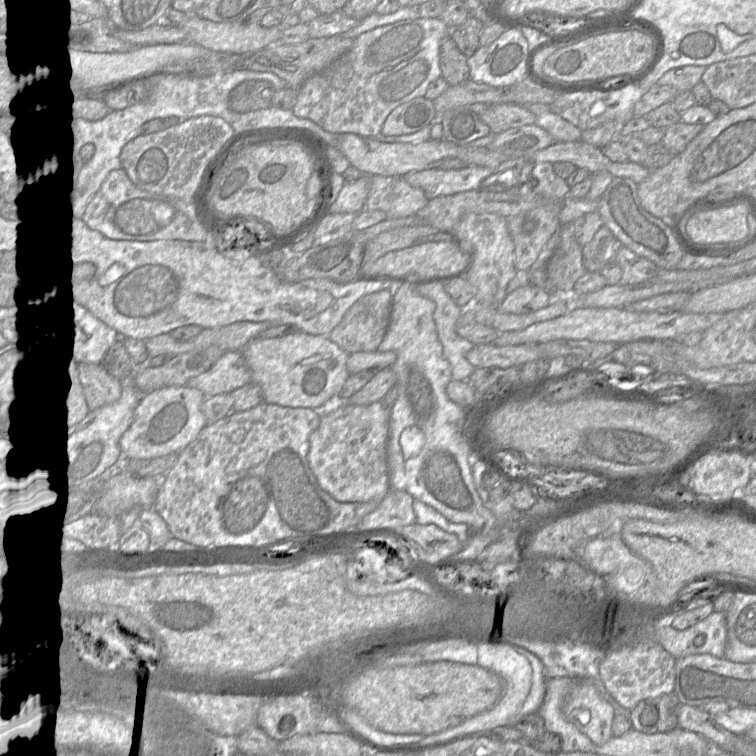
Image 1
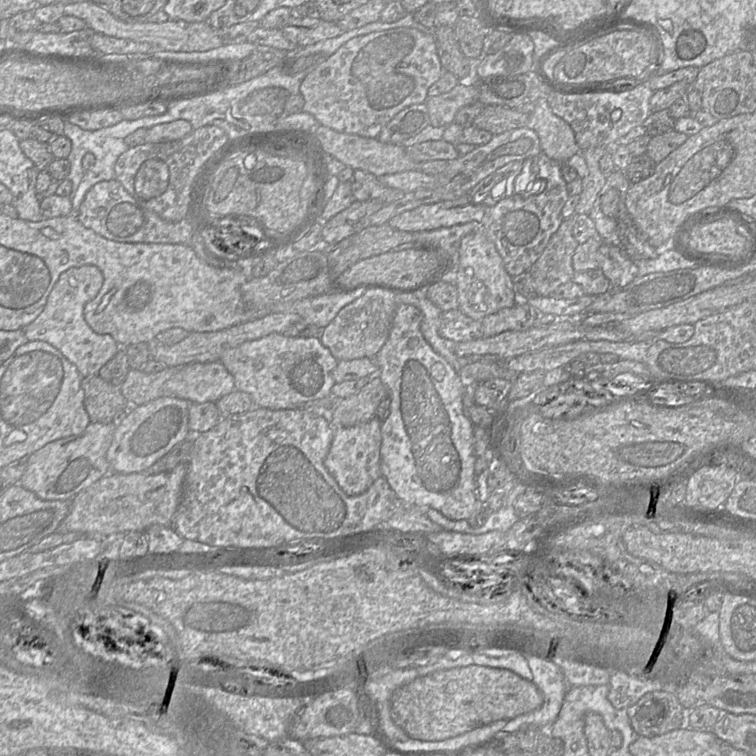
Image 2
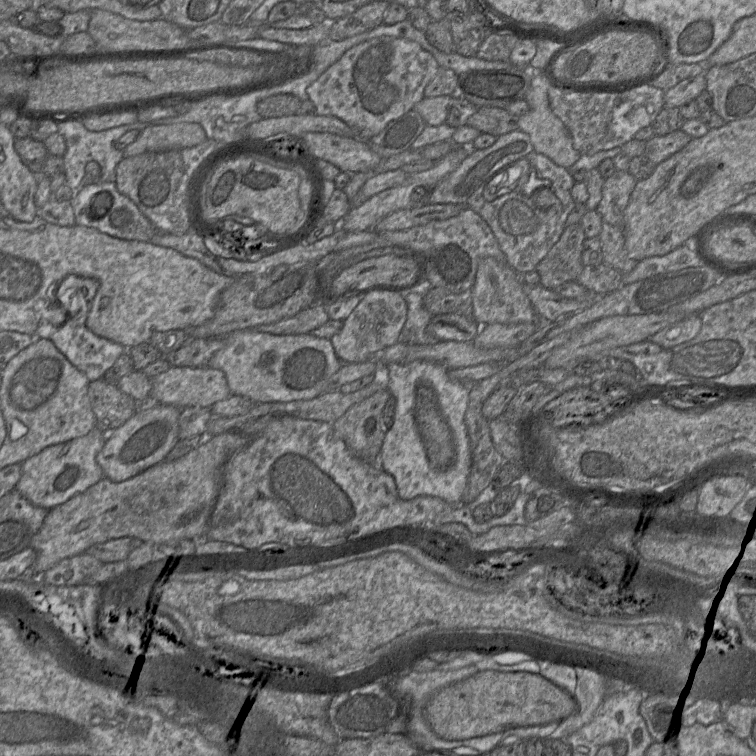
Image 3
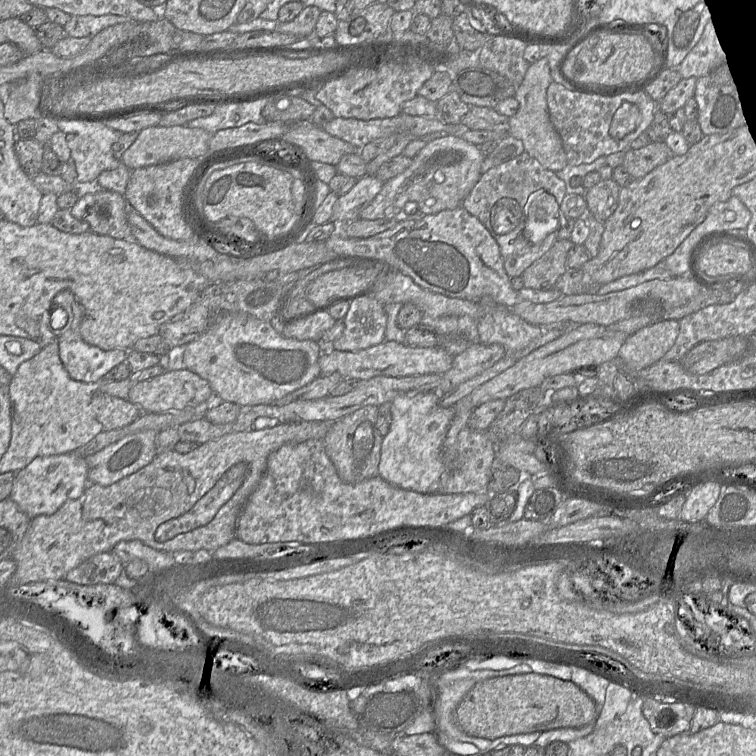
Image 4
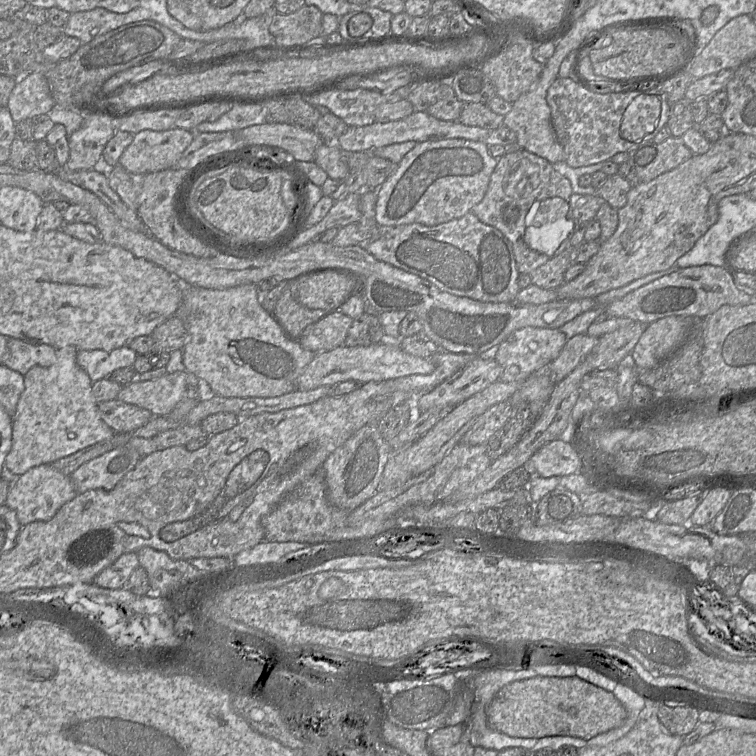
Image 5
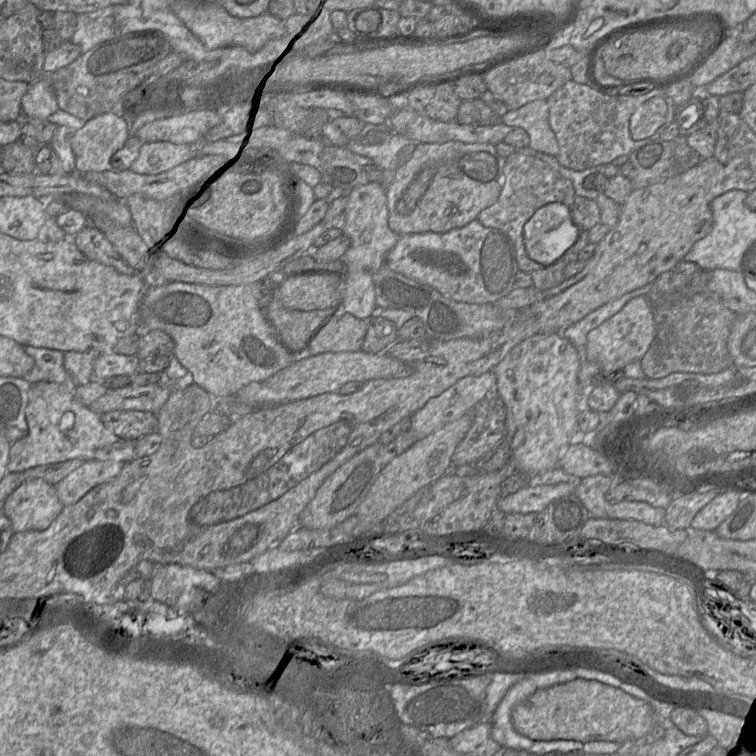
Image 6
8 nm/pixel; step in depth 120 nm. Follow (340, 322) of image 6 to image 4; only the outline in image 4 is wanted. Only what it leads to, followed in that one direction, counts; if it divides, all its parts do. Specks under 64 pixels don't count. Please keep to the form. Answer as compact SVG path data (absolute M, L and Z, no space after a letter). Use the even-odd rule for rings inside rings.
M330 311L311 313L284 326L284 335L298 340L321 340L338 321L343 320L335 319Z

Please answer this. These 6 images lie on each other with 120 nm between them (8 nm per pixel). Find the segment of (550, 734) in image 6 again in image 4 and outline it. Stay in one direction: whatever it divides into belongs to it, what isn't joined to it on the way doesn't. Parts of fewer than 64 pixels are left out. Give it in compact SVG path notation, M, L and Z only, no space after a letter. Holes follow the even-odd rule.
M525 673L479 681L457 706L457 723L473 737L496 739L520 733L583 727L597 717L595 702L571 681Z

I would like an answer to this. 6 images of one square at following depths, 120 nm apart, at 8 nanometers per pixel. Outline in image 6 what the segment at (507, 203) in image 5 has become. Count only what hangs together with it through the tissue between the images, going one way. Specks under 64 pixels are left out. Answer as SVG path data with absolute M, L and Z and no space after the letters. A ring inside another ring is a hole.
M520 151L506 158L504 166L504 185L498 200L488 208L483 209L477 220L484 226L502 232L511 241L519 271L531 273L545 266L532 260L525 249L523 228L537 209L551 203L561 202L572 208L576 198L572 182L552 169L547 163L537 157L529 156Z

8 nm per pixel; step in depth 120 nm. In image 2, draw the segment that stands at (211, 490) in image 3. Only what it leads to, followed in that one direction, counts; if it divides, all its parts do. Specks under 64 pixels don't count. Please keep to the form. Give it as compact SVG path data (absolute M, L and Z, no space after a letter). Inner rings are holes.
M186 461L170 471L158 474L110 472L72 498L71 510L56 532L78 532L91 537L106 538L117 533L146 531L156 524L173 527L187 470Z

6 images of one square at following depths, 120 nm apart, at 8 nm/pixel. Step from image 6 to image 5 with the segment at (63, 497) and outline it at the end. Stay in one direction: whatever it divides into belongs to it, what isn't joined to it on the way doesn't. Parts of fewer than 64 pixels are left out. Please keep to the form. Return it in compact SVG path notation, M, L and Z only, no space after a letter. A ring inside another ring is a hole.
M121 445L79 466L70 479L77 494L112 489L140 461L133 448Z

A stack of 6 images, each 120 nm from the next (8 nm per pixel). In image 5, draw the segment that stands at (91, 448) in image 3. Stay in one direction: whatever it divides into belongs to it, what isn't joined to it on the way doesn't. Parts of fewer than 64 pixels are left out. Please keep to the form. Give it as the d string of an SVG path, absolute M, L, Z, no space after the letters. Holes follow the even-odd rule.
M41 464L14 478L5 504L16 512L20 524L25 526L31 522L52 519L57 511L76 495L70 476L62 474L50 464Z

